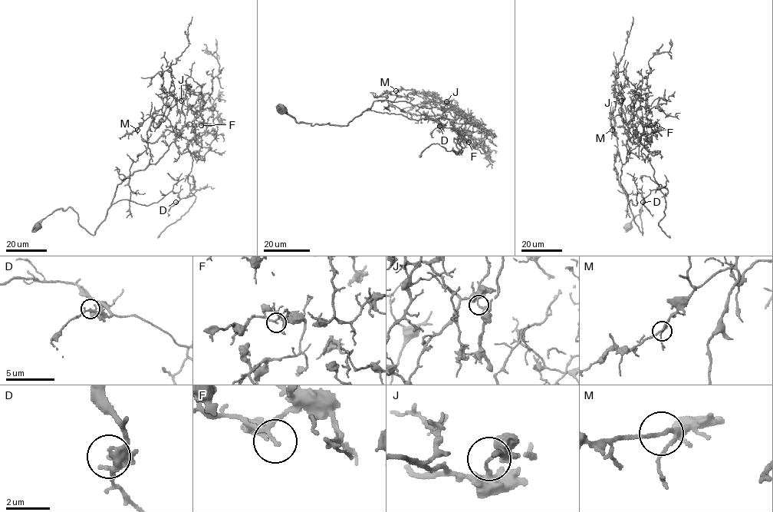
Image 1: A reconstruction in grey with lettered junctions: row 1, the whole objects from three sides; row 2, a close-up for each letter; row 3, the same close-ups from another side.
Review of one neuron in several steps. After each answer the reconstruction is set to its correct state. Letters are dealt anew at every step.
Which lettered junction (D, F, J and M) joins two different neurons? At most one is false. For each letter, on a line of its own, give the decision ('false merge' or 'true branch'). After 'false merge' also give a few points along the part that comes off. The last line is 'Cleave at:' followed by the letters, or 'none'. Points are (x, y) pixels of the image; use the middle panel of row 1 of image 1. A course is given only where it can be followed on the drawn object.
D: true branch
F: true branch
J: false merge; foreign part runs (445, 102), (429, 101), (440, 105), (448, 119), (475, 125), (468, 119), (490, 133), (481, 139), (485, 157)
M: true branch
Cleave at: J

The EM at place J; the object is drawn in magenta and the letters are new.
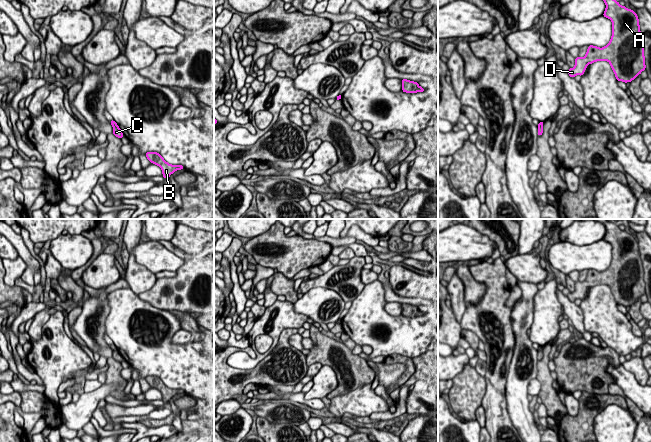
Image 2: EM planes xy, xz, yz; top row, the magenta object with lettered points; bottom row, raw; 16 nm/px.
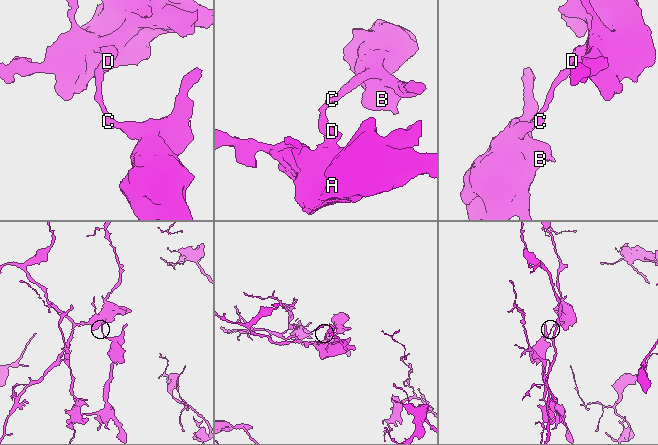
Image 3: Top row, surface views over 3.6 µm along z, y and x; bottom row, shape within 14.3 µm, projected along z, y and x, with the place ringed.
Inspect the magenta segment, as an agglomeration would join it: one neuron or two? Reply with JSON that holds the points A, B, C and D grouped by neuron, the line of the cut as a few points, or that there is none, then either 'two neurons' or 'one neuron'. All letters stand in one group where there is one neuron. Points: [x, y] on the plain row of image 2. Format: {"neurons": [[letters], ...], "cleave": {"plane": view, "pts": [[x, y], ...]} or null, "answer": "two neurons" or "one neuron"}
{"neurons": [["A", "D"], ["B", "C"]], "cleave": {"plane": "xz", "pts": [[341, 320], [339, 323]]}, "answer": "two neurons"}

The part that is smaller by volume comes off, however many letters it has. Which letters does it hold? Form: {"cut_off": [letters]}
{"cut_off": ["B", "C"]}

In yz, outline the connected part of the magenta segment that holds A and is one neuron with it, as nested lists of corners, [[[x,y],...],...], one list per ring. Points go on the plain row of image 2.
[[[593,219],[606,228],[602,240],[612,245],[612,261],[603,272],[588,270],[586,279],[575,282],[575,290],[567,297],[574,302],[582,300],[586,291],[596,285],[608,285],[618,305],[631,306],[646,293],[644,267],[639,244],[634,234],[621,230],[606,219]]]

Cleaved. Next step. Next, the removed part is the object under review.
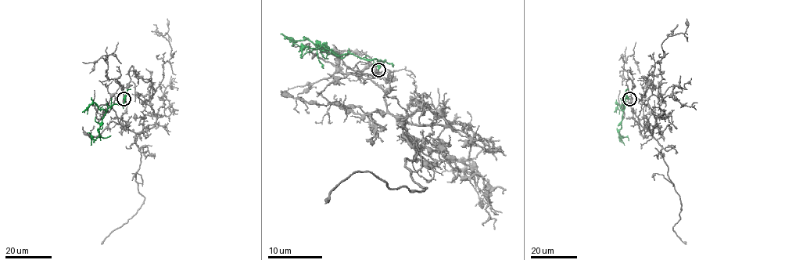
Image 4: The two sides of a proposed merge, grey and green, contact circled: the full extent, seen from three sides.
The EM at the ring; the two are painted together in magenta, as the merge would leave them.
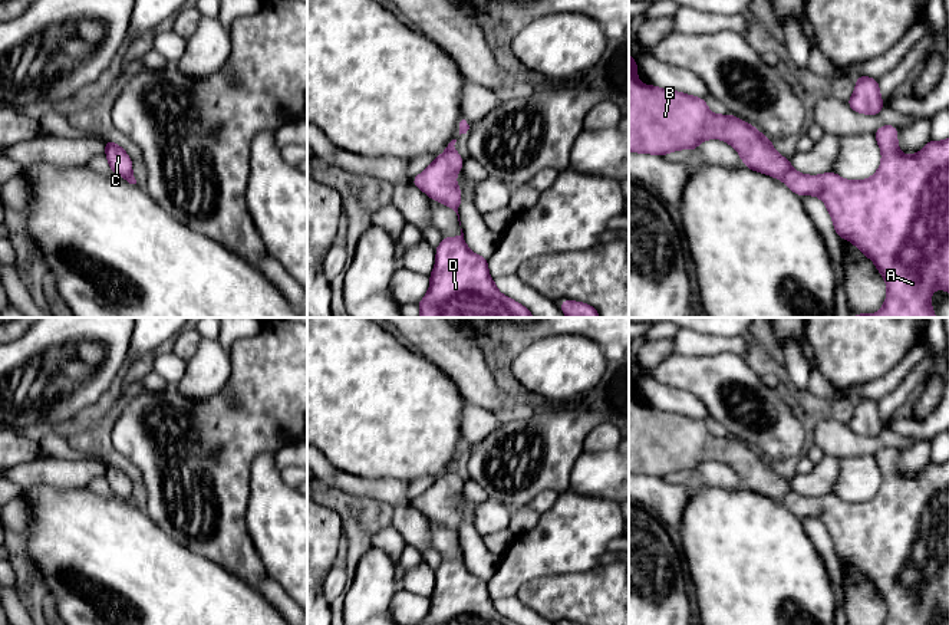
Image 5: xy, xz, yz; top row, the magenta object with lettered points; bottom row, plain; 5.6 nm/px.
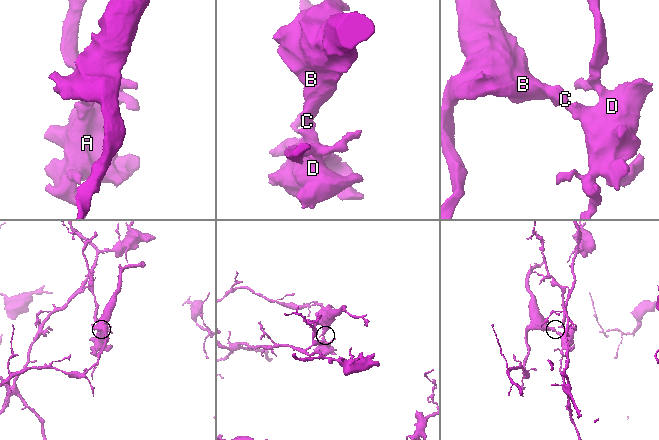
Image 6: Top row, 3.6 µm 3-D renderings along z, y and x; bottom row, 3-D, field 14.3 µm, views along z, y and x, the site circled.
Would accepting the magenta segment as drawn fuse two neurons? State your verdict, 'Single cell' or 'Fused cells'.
Fused cells

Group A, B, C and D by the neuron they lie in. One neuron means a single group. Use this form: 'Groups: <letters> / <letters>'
Groups: A D / B C

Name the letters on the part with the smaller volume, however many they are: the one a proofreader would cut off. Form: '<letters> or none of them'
B, C

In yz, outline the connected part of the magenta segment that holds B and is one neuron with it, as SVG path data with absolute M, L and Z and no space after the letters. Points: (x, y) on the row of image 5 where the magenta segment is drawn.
M629 53L629 151L665 157L678 149L691 149L716 138L732 145L745 167L782 180L791 170L791 161L780 155L765 135L745 121L726 115L715 115L703 98L691 96L676 91L645 86L637 80L637 63Z

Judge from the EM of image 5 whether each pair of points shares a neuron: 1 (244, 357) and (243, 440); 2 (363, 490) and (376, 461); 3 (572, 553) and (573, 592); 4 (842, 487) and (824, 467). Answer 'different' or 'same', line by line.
1: same
2: different
3: different
4: different

